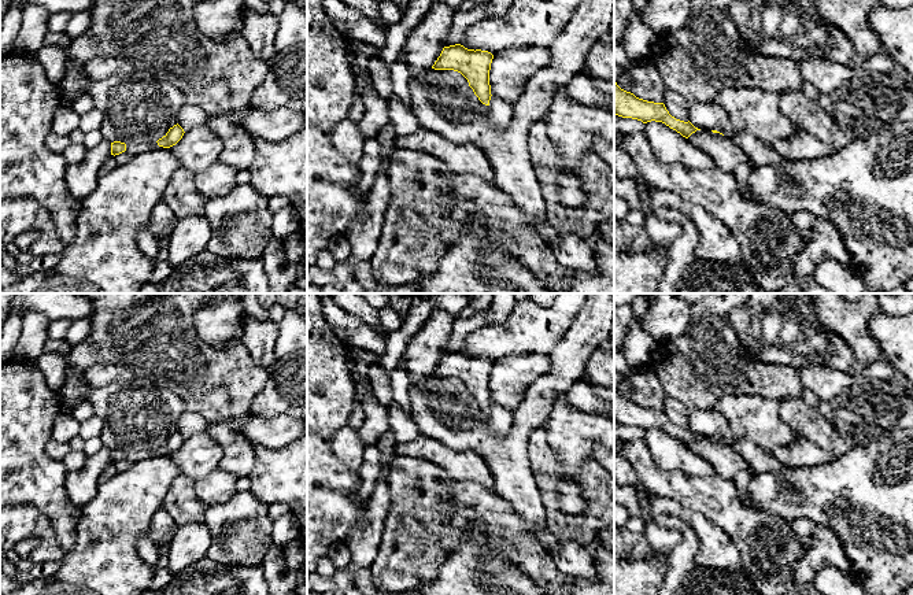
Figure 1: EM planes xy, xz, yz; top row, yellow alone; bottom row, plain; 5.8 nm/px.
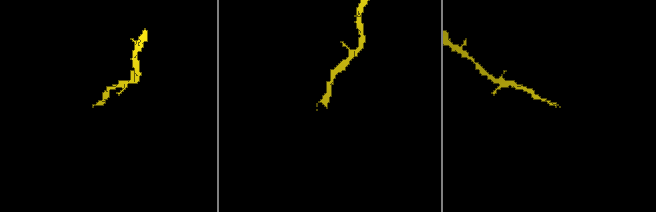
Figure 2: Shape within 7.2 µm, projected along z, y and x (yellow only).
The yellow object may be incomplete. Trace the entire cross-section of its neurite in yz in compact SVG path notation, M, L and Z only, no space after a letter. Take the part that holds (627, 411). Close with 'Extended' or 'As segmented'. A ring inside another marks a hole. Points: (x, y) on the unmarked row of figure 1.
M614 389L614 422L637 426L643 430L662 429L685 446L701 437L690 428L684 429L672 424L664 410L639 406L633 400L621 396L617 389Z. As segmented

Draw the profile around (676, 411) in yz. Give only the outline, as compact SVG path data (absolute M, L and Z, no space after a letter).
M668 396L664 402L664 411L676 426L690 428L690 410L680 400Z

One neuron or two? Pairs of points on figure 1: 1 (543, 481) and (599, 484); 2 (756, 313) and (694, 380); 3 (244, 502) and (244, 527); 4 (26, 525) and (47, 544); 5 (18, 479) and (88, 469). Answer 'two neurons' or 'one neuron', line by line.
1: one neuron
2: two neurons
3: one neuron
4: one neuron
5: two neurons

